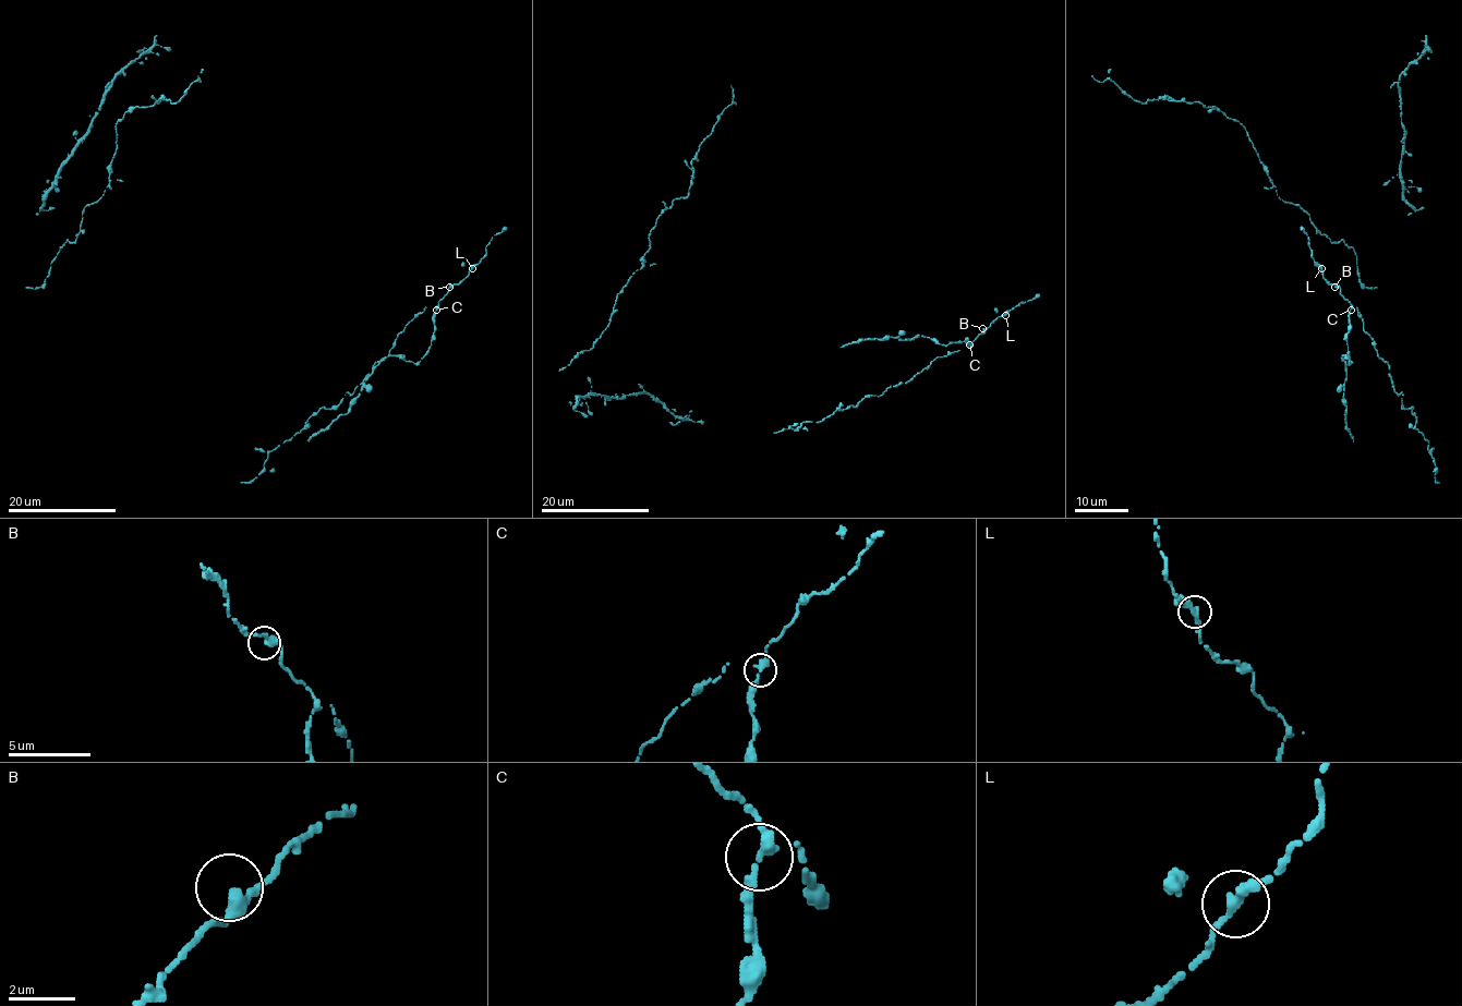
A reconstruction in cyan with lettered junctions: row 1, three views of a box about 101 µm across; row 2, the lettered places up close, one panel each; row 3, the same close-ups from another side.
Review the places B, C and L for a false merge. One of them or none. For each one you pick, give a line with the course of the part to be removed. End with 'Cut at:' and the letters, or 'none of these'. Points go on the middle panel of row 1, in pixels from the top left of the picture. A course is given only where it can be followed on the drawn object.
C: course (969, 344), (965, 340), (944, 346), (918, 335), (906, 340), (874, 338), (842, 347)
Cut at: C

